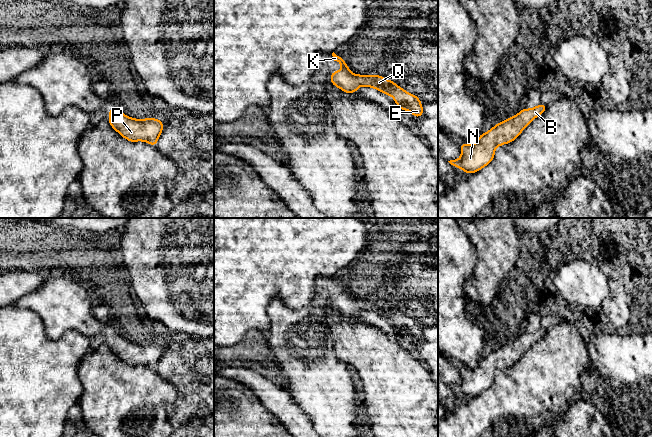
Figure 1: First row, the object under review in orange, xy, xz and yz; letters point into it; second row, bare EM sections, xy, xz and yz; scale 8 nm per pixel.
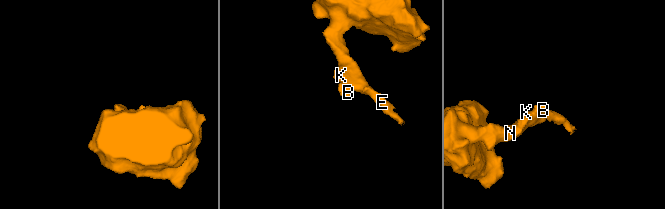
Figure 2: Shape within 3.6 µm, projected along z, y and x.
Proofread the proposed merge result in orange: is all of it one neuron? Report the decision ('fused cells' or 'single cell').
single cell

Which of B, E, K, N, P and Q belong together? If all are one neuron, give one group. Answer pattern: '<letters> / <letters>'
B E K N P Q

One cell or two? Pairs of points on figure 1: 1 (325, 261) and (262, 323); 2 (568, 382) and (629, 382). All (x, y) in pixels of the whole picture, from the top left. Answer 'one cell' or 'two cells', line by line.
1: one cell
2: two cells

